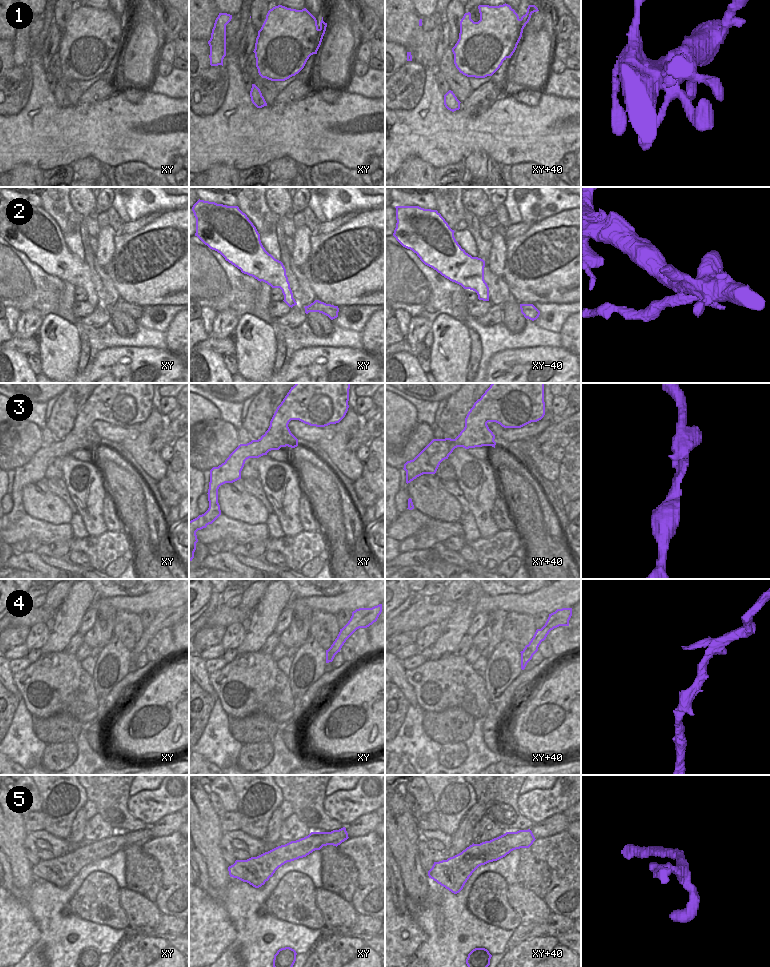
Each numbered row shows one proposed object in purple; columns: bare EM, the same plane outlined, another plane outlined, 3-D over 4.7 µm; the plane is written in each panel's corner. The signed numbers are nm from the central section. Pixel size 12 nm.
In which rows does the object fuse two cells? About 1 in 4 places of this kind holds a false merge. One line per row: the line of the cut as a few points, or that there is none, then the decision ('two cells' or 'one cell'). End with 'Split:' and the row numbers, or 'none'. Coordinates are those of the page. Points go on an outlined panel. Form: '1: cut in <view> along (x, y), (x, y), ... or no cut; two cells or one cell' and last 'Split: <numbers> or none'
1: no cut; one cell
2: cut in xy along (294, 299), (291, 303), (285, 302); two cells
3: no cut; one cell
4: no cut; one cell
5: no cut; one cell
Split: 2

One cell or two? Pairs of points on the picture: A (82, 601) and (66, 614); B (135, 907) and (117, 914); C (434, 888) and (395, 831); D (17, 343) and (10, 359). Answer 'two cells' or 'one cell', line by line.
A: one cell
B: two cells
C: two cells
D: two cells

